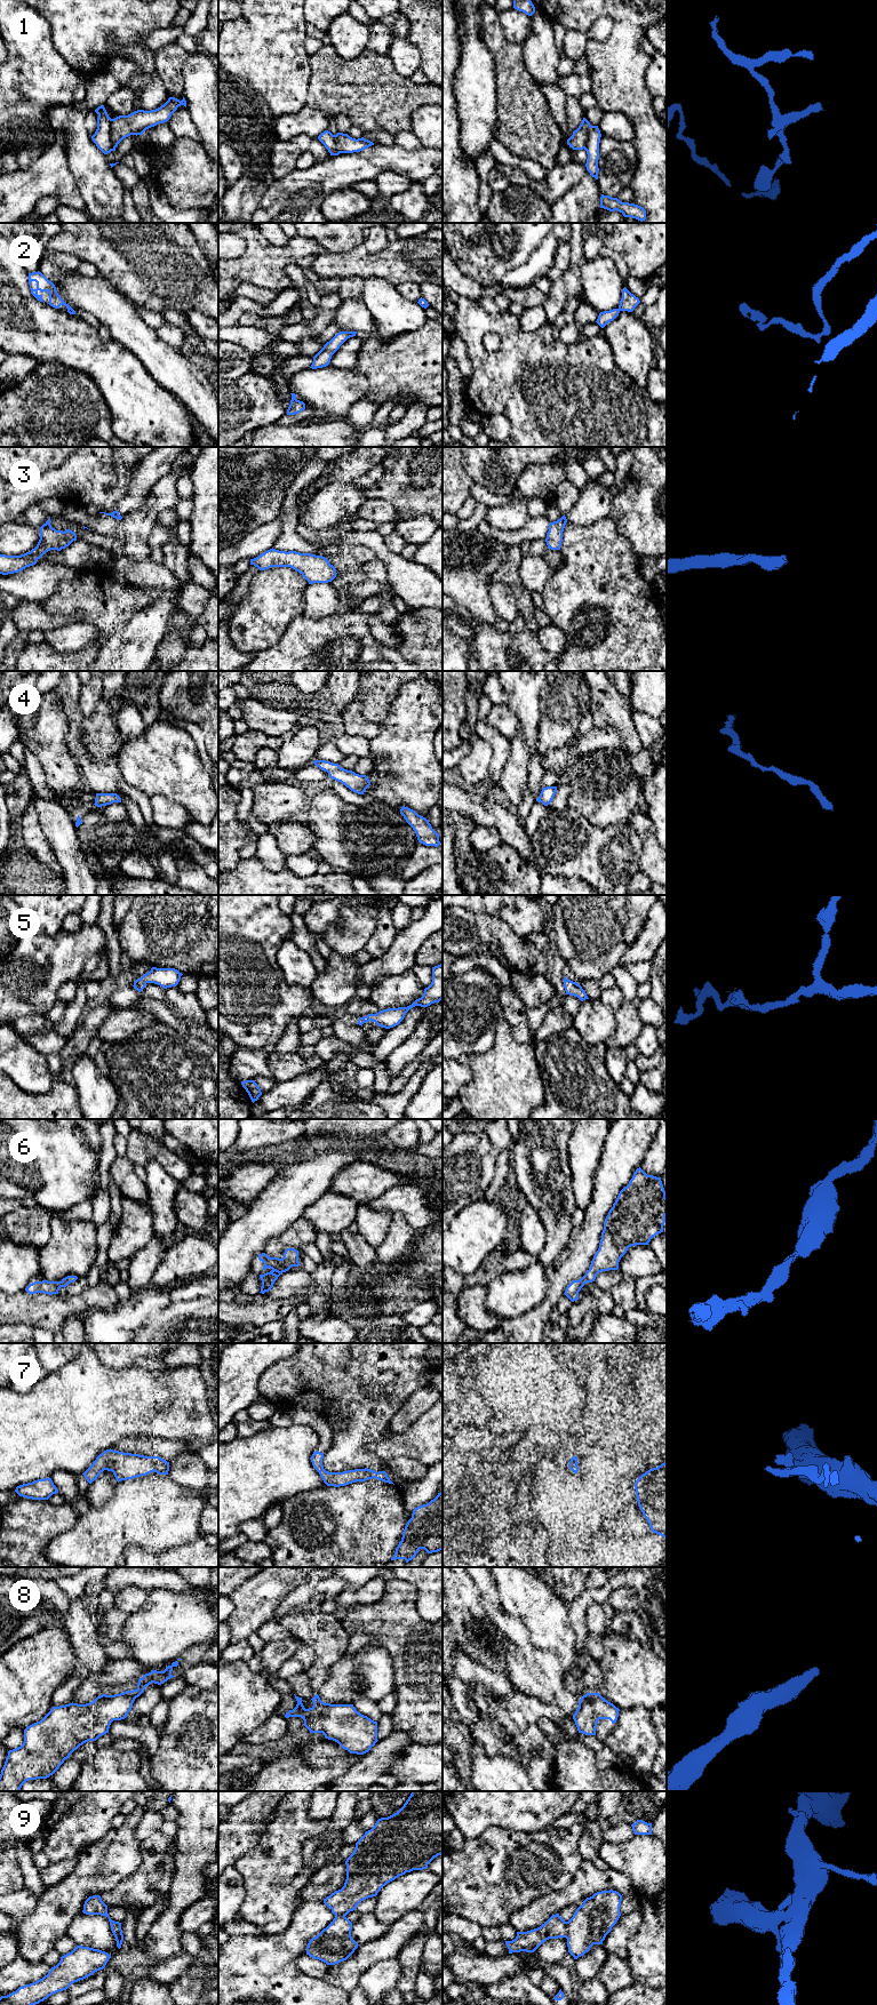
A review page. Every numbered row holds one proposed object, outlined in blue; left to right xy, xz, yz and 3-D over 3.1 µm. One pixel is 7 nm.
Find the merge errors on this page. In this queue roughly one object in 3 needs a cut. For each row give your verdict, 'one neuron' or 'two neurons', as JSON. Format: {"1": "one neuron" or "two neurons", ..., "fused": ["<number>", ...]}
{"1": "two neurons", "2": "two neurons", "3": "one neuron", "4": "one neuron", "5": "one neuron", "6": "one neuron", "7": "one neuron", "8": "one neuron", "9": "two neurons", "fused": ["1", "2", "9"]}

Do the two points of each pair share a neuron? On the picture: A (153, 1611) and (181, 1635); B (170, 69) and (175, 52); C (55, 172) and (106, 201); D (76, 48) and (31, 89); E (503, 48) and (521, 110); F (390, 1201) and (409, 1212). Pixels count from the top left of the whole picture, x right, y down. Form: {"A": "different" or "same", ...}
{"A": "same", "B": "same", "C": "different", "D": "different", "E": "same", "F": "same"}

